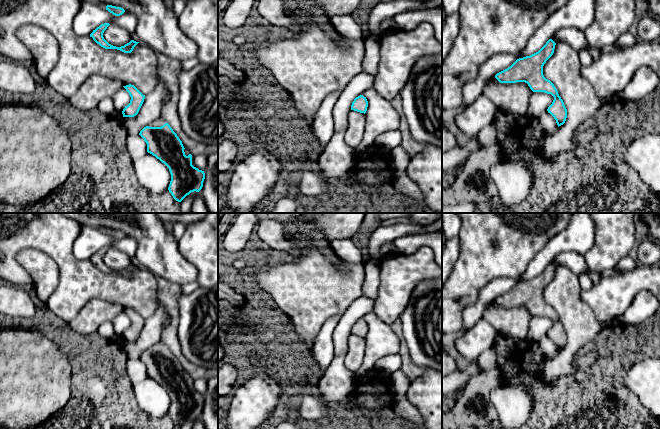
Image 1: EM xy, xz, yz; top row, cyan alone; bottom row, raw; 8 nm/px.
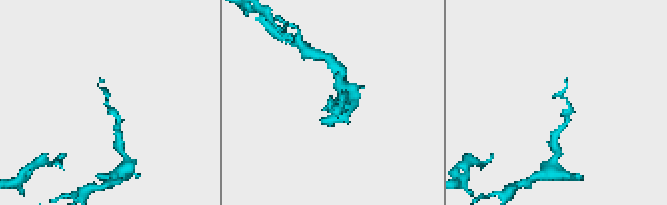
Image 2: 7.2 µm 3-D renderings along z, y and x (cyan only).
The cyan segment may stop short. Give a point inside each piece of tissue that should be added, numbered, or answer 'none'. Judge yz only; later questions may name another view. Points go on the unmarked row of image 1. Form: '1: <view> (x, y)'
1: yz (513, 321)

